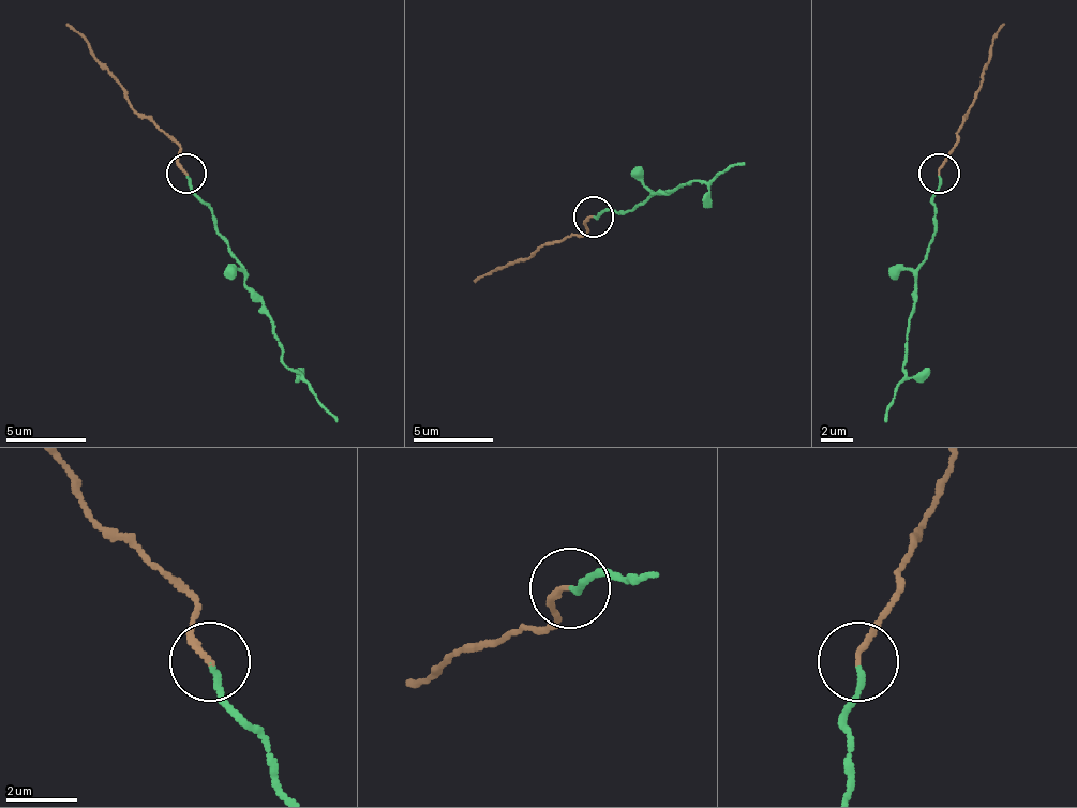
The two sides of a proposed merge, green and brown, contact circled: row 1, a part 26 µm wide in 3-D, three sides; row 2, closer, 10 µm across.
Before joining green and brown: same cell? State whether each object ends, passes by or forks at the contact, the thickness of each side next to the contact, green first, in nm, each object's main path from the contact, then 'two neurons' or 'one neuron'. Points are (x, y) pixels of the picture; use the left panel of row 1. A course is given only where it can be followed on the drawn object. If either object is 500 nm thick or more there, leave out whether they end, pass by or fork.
green ends | brown ends | 160/150 nm | green via (187, 175), (223, 242), (243, 270), (255, 302), (271, 318), (283, 362), (335, 422) | brown via (187, 175), (175, 143), (139, 115), (119, 78), (66, 23) | one neuron

